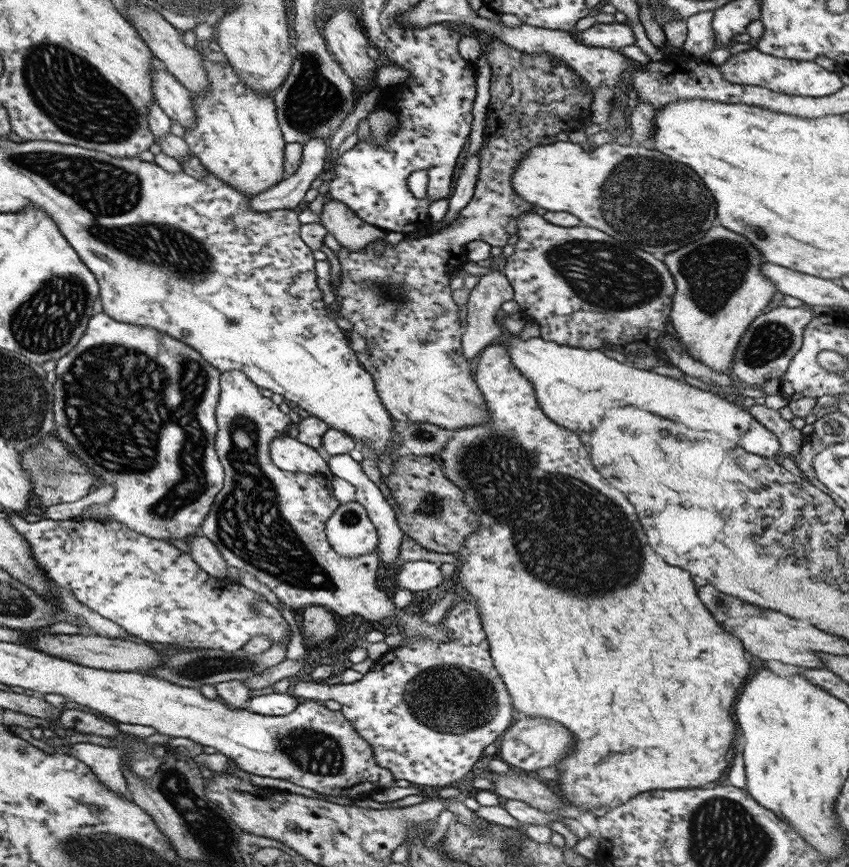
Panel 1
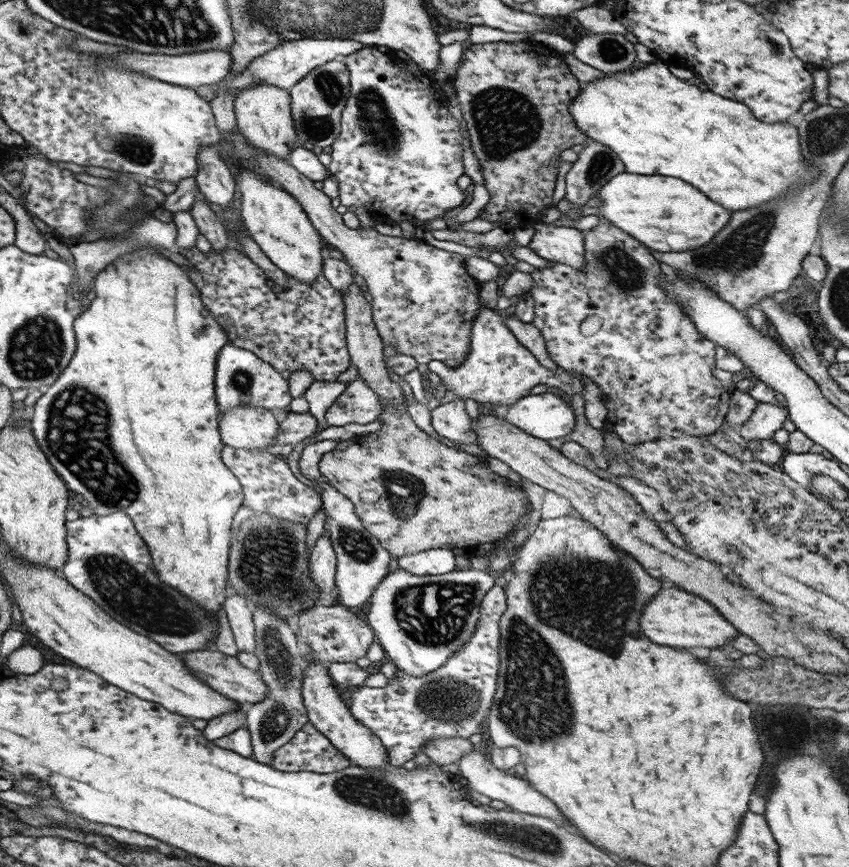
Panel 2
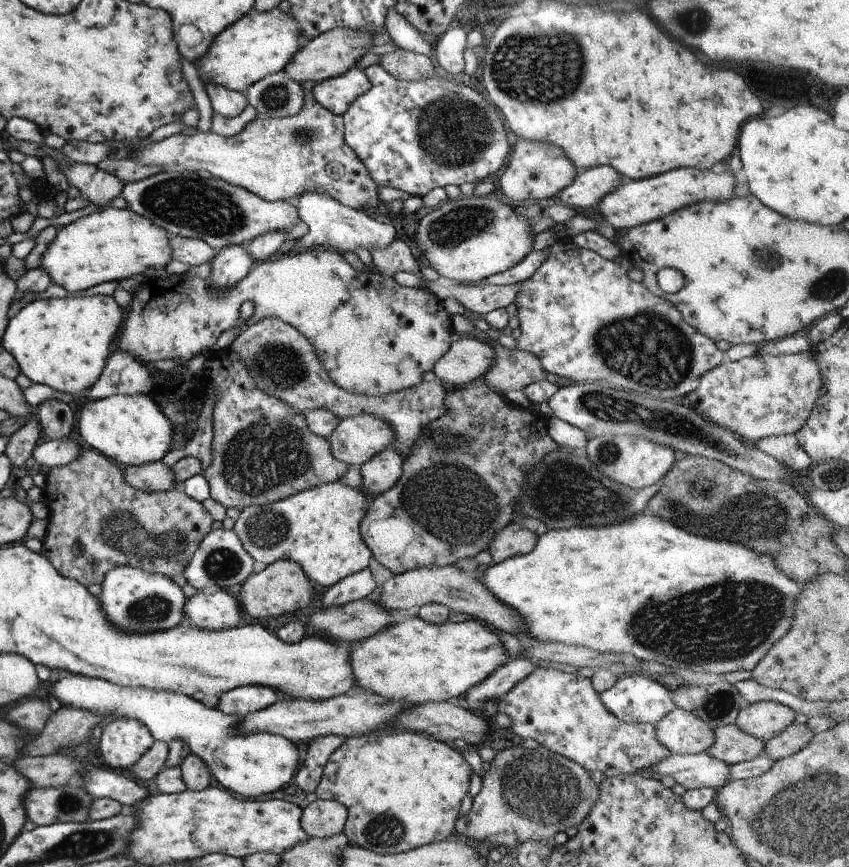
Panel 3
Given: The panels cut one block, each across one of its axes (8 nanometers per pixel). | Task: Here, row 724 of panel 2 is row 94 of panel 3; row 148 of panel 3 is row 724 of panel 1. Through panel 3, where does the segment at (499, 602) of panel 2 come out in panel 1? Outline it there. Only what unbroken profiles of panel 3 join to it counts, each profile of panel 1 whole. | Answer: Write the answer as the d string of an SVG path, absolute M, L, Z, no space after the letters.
M456 604L447 610L439 624L450 630L449 642L418 638L395 649L391 648L354 683L299 681L291 690L291 696L298 700L337 702L341 706L341 714L351 723L355 732L371 745L375 762L380 767L391 772L395 780L407 780L427 789L431 786L448 786L465 776L483 754L483 748L511 724L511 710L514 709L502 678L493 668L475 604Z

